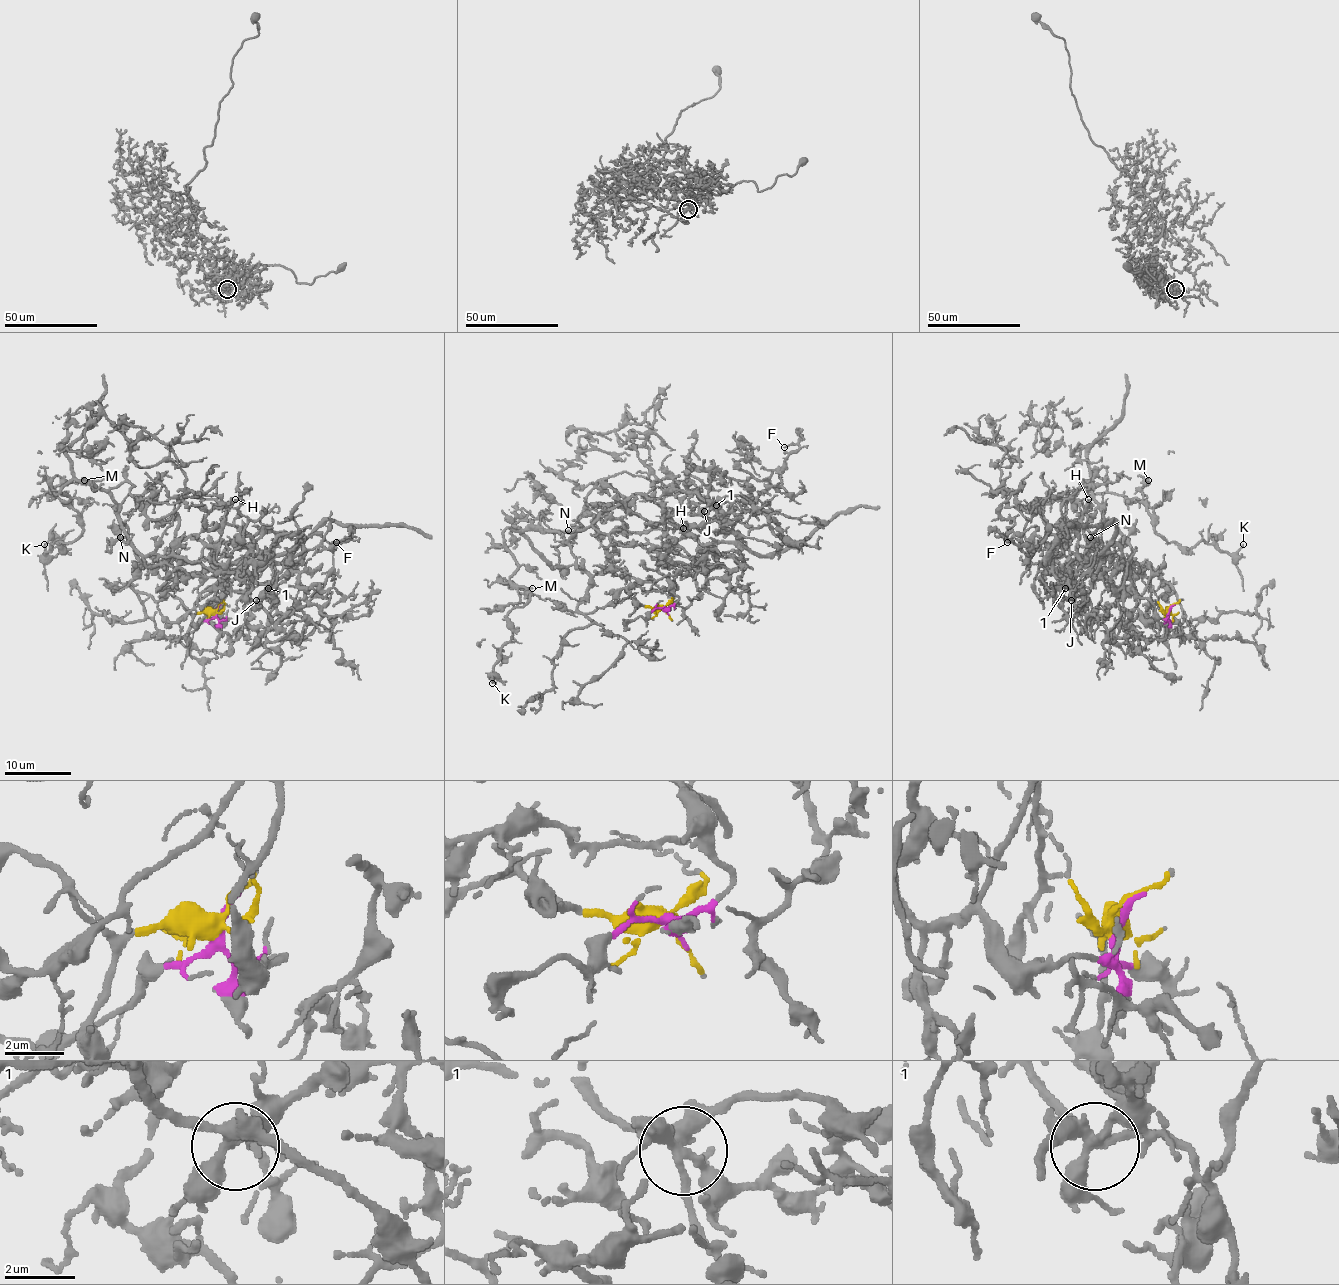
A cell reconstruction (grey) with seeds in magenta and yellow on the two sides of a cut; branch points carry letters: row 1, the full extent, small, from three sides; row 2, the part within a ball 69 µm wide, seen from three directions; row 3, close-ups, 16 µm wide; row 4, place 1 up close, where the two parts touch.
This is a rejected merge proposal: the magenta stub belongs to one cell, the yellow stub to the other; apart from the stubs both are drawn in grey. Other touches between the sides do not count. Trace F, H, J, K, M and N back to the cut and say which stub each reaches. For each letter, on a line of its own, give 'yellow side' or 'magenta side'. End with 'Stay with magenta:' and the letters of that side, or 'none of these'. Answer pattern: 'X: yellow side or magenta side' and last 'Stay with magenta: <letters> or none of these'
F: magenta side
H: magenta side
J: magenta side
K: yellow side
M: yellow side
N: yellow side
Stay with magenta: F, H, J

